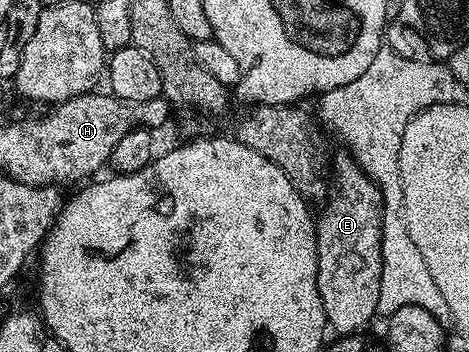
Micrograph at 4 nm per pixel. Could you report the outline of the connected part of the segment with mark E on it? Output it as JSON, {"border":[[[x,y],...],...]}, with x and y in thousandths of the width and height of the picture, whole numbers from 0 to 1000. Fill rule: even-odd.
{"border":[[[731,429],[731,438],[714,457],[714,514],[723,523],[723,540],[708,545],[695,563],[693,580],[687,585],[689,608],[678,608],[672,628],[672,688],[676,690],[676,827],[684,838],[684,861],[689,881],[697,898],[699,926],[710,938],[716,935],[716,949],[723,952],[757,952],[774,935],[791,912],[791,898],[802,898],[808,889],[808,841],[812,838],[812,656],[817,653],[817,557],[804,528],[783,503],[783,489],[757,460],[755,446],[746,432]]]}

